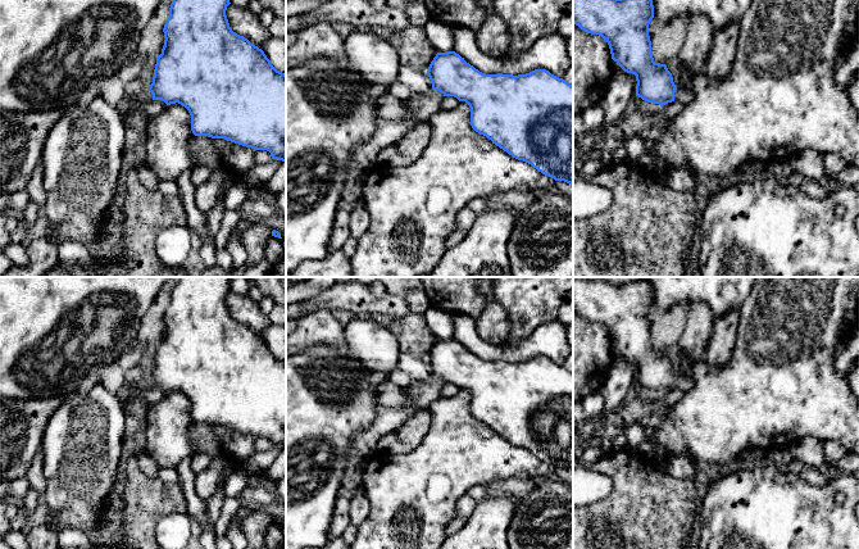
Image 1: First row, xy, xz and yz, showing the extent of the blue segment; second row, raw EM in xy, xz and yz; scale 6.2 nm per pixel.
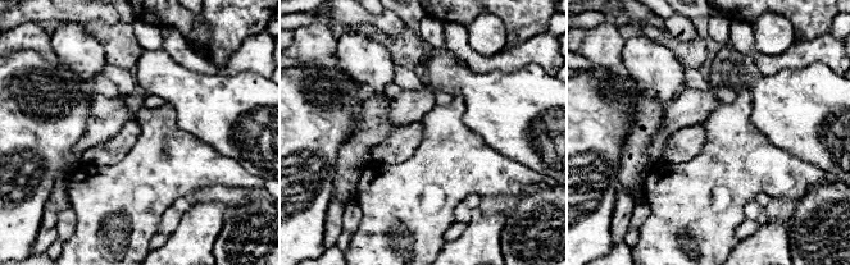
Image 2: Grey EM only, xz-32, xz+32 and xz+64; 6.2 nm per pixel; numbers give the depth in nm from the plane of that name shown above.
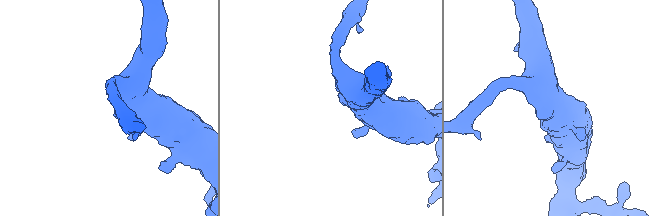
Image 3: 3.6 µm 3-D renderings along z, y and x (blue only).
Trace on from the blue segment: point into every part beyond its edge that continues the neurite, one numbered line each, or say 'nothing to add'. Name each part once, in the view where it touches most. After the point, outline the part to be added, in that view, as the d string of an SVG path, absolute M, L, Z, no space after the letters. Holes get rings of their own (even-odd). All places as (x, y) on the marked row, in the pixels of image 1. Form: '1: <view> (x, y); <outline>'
1: xz (419, 105); M431 89L426 94L412 94L404 100L404 106L421 123L427 122L433 113L441 109L442 99L444 94Z

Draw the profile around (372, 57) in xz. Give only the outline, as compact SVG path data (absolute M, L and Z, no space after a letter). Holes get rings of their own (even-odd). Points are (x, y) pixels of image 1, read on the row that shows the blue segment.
M369 27L355 28L345 38L349 68L365 81L387 89L399 77L399 54L385 38L374 35Z

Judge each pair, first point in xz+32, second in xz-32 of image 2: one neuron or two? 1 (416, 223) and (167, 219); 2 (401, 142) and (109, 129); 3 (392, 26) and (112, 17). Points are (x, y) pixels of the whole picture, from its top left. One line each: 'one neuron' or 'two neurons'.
1: two neurons
2: two neurons
3: one neuron

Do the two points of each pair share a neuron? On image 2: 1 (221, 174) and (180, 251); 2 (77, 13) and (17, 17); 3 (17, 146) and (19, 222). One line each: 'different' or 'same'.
1: different
2: same
3: same

